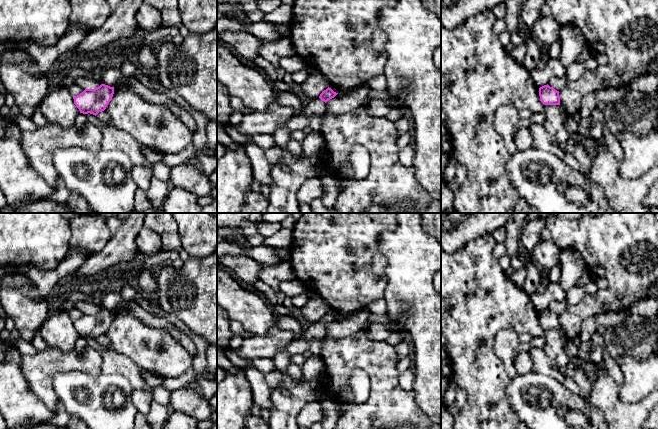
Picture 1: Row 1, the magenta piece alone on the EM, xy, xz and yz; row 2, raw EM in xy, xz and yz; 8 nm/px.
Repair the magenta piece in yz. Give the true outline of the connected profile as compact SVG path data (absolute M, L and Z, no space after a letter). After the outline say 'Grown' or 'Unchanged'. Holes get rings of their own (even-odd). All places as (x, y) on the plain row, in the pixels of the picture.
M548 308L539 312L540 325L545 329L560 329L559 315Z. Unchanged

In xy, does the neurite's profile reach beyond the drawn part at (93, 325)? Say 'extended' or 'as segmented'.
as segmented

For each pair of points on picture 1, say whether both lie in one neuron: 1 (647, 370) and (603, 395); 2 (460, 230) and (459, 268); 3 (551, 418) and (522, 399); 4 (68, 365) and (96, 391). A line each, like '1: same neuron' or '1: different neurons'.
1: different neurons
2: different neurons
3: same neuron
4: different neurons

